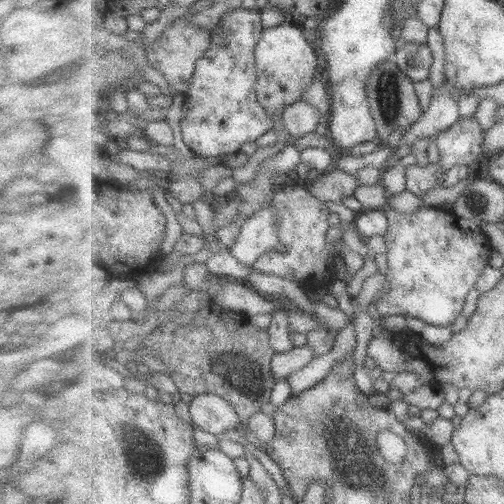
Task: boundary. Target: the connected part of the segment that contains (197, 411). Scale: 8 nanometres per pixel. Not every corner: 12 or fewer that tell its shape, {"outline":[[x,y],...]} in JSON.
{"outline":[[199,394],[190,404],[195,427],[223,438],[242,421],[232,403]]}

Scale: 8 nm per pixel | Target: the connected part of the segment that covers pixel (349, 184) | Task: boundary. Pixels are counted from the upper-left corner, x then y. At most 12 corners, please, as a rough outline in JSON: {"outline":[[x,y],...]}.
{"outline":[[333,167],[308,188],[324,202],[340,203],[360,187],[356,173]]}

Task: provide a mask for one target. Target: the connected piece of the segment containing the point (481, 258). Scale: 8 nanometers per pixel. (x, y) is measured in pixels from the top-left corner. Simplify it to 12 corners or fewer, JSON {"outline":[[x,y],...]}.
{"outline":[[442,207],[386,208],[382,317],[452,326],[490,266]]}

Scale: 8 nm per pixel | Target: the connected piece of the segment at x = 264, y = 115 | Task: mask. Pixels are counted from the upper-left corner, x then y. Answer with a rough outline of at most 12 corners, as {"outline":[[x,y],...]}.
{"outline":[[262,10],[219,23],[182,134],[199,160],[276,128],[259,98]]}

